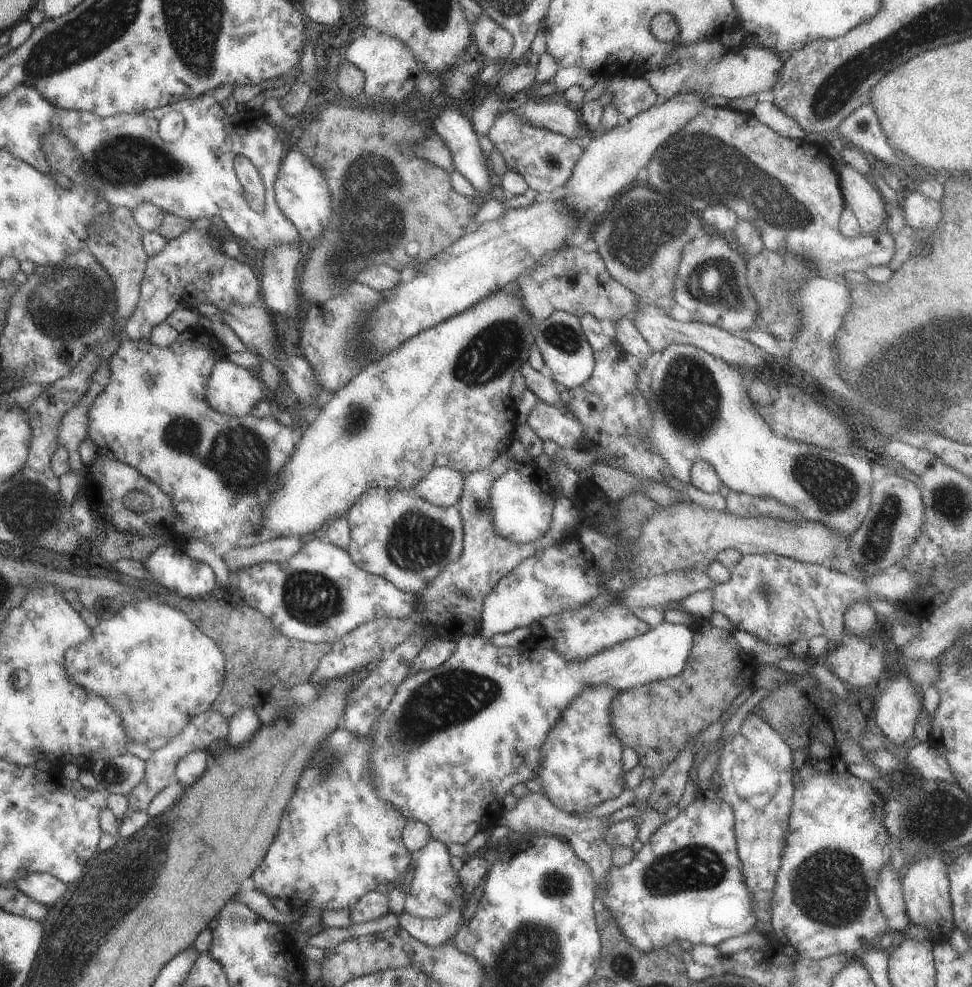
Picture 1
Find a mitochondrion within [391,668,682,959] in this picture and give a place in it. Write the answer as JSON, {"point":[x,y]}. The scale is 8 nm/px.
{"point":[555,884]}

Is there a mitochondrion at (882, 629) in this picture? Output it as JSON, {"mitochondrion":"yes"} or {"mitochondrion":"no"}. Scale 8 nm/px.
{"mitochondrion":"no"}

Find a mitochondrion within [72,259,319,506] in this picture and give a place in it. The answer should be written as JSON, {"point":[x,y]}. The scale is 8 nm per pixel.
{"point":[241,457]}

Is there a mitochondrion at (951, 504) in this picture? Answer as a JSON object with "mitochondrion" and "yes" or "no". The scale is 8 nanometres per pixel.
{"mitochondrion":"yes"}

